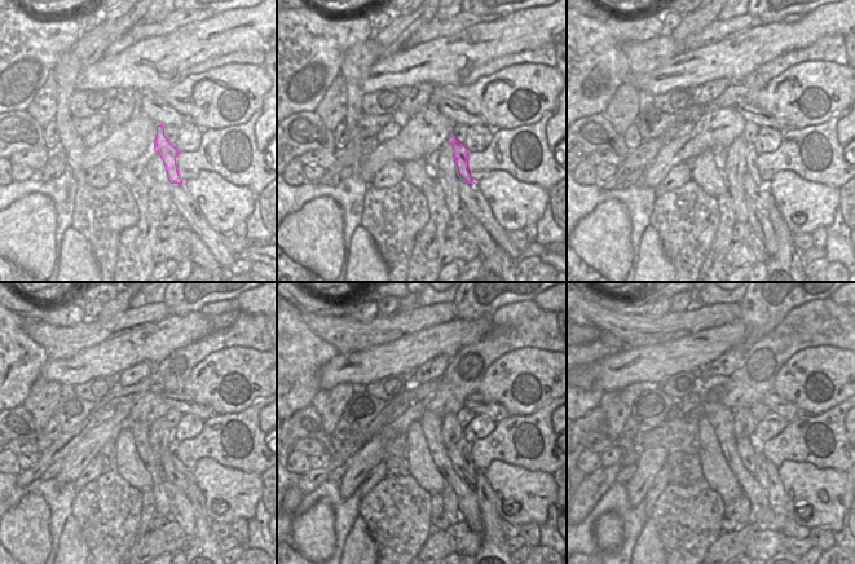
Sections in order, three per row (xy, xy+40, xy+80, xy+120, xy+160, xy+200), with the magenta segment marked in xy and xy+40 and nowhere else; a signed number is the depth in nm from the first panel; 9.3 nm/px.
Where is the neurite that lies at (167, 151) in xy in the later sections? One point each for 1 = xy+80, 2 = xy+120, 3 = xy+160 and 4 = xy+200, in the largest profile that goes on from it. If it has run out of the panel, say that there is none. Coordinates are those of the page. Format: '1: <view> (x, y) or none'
1: xy+80 (752, 155)
2: xy+120 (172, 446)
3: xy+160 (470, 467)
4: xy+200 (761, 474)

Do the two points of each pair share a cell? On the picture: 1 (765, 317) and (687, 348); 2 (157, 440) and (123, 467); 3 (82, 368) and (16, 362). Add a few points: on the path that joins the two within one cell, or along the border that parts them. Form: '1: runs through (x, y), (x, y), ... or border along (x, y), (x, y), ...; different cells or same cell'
1: border along (740, 318), (746, 326), (748, 334), (728, 349); different cells
2: border along (145, 466), (150, 475), (151, 487); different cells
3: border along (48, 358), (39, 375); different cells

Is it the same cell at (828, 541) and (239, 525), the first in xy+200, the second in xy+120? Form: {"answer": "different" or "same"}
{"answer": "same"}

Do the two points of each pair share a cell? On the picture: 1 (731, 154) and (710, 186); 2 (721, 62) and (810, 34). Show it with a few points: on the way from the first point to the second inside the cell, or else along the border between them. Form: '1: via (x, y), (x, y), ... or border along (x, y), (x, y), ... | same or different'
1: border along (721, 171), (728, 192) | different
2: via (743, 52), (758, 44), (788, 36) | same

